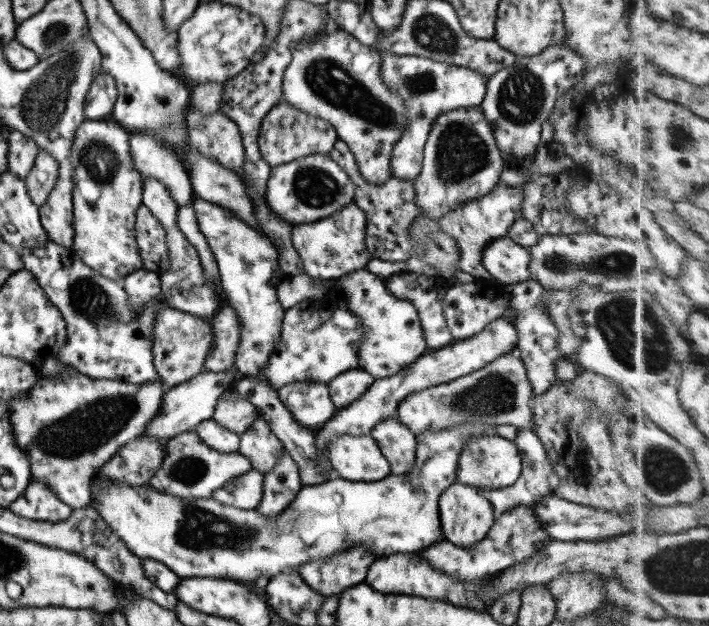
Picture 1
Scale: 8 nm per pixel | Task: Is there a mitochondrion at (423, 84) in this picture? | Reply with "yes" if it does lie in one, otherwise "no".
yes

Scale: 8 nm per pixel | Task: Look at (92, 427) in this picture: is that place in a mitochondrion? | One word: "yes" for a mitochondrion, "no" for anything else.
yes

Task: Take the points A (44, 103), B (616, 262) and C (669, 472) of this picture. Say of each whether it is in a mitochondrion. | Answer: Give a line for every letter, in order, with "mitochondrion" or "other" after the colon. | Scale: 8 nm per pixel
A: mitochondrion
B: mitochondrion
C: mitochondrion

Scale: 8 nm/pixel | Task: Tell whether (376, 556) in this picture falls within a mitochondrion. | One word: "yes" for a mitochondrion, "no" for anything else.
no

